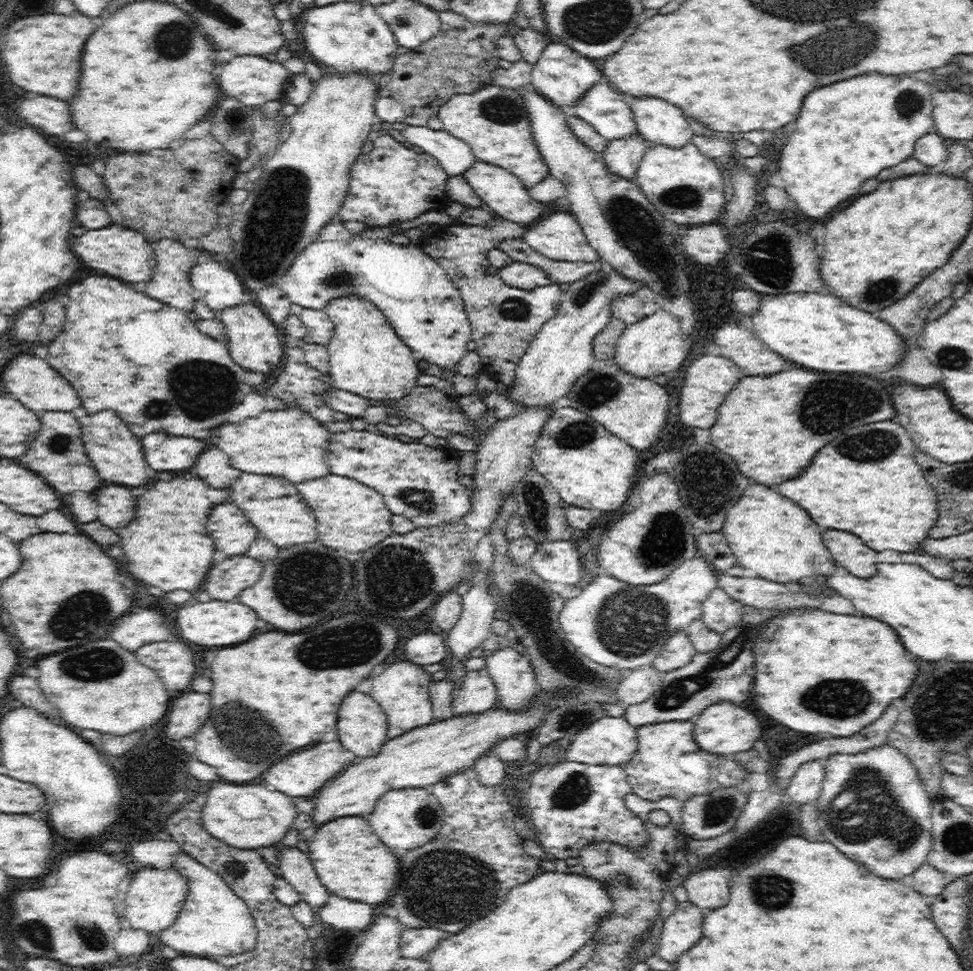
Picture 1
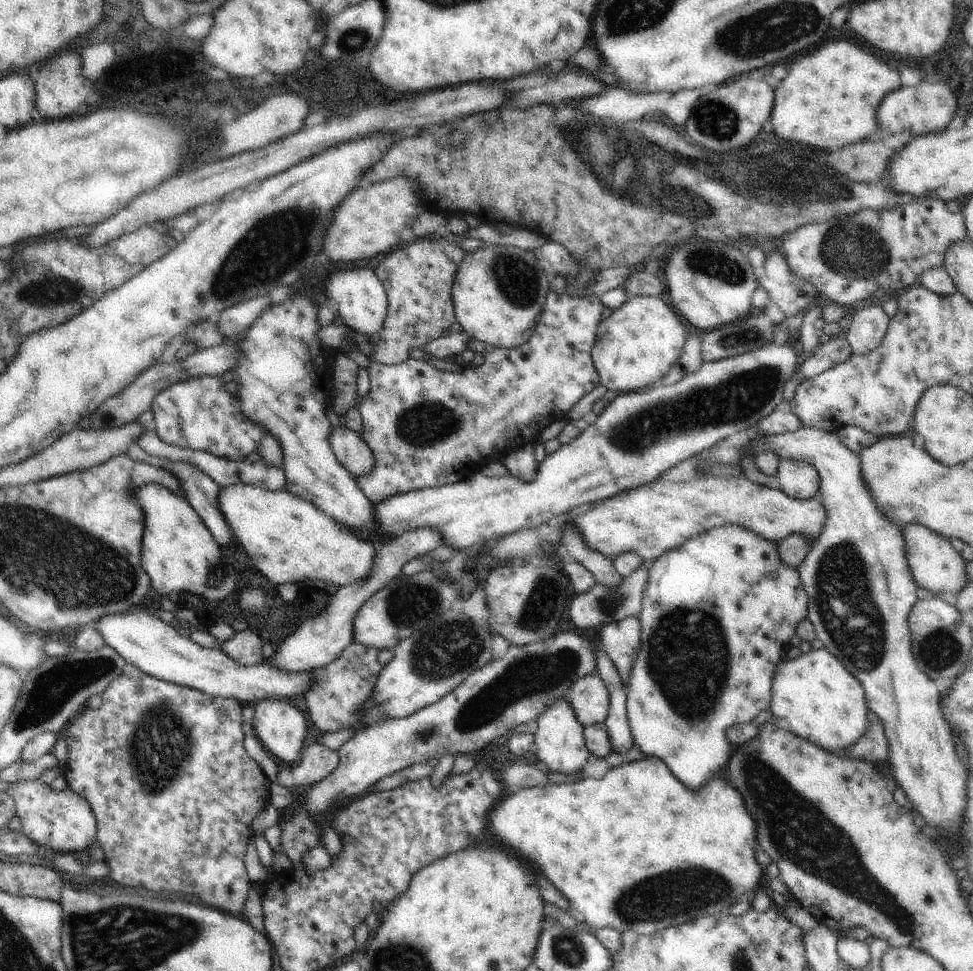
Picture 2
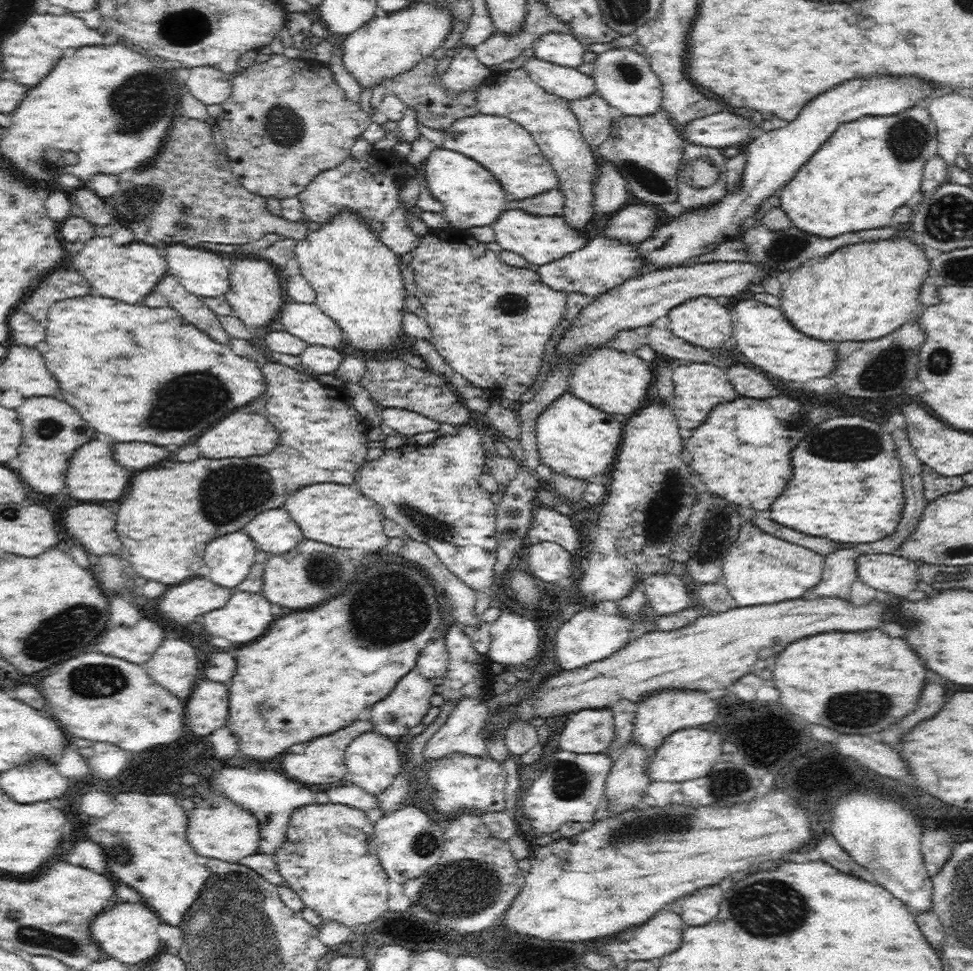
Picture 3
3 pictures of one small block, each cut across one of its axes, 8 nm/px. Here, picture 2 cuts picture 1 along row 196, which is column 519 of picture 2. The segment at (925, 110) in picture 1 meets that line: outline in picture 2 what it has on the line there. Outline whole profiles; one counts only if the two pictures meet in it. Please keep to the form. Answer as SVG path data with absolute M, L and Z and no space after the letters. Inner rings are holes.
M645 756L637 761L622 763L618 767L612 767L604 777L599 779L585 777L569 784L552 783L543 787L519 790L516 794L498 800L488 820L492 820L488 828L496 834L496 838L506 842L510 848L518 850L526 860L534 862L548 876L548 880L570 900L570 911L571 909L578 910L583 916L584 926L594 929L607 926L620 932L634 931L639 935L651 935L668 927L694 922L704 917L717 915L722 910L728 910L730 906L738 904L744 894L750 894L754 890L758 891L760 885L763 884L761 879L764 871L756 862L756 852L754 852L758 826L754 818L750 816L750 812L746 810L742 794L720 776L714 776L700 790L692 792L670 772L666 763L658 757Z

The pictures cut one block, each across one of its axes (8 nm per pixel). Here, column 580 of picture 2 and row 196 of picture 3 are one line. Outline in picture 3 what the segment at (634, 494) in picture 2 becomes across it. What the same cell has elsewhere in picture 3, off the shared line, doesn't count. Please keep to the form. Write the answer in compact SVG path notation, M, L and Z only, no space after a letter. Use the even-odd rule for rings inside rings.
M478 114L460 118L444 133L442 147L478 161L515 200L524 200L557 189L559 179L534 137L522 125L497 115Z

